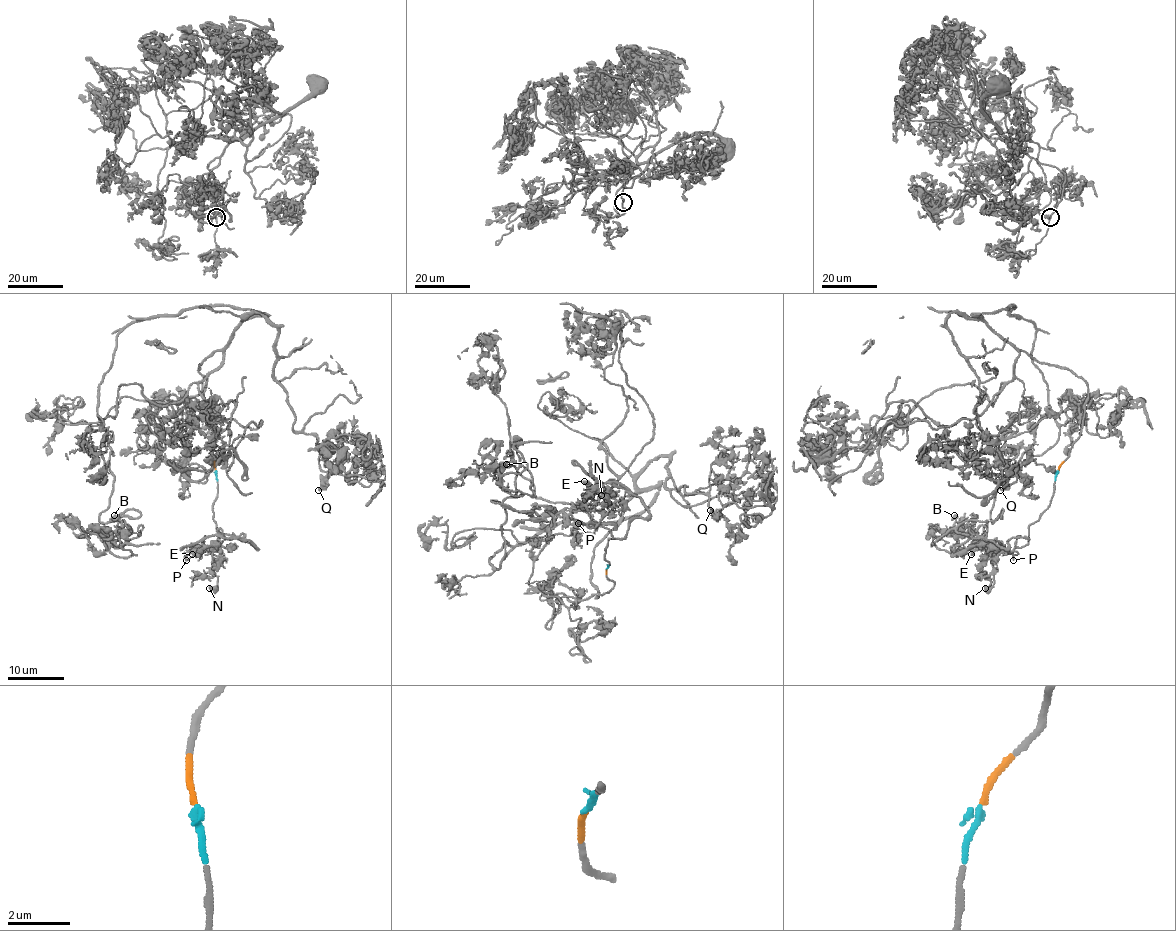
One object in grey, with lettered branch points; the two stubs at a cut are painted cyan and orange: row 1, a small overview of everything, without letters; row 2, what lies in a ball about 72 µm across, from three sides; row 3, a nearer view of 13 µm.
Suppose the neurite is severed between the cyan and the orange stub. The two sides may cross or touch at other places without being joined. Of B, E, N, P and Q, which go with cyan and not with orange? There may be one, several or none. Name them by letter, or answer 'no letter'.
E, N, P

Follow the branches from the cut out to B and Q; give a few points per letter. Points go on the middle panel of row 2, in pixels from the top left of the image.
B: (608, 567), (596, 598), (596, 545), (658, 490), (495, 569), (505, 464)
Q: (608, 567), (613, 587), (596, 598), (593, 550), (658, 456), (669, 458), (666, 487), (704, 493), (710, 510)

